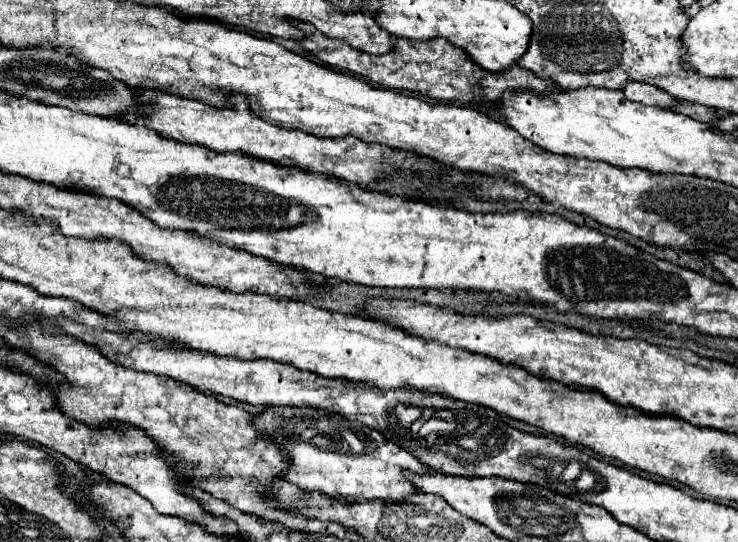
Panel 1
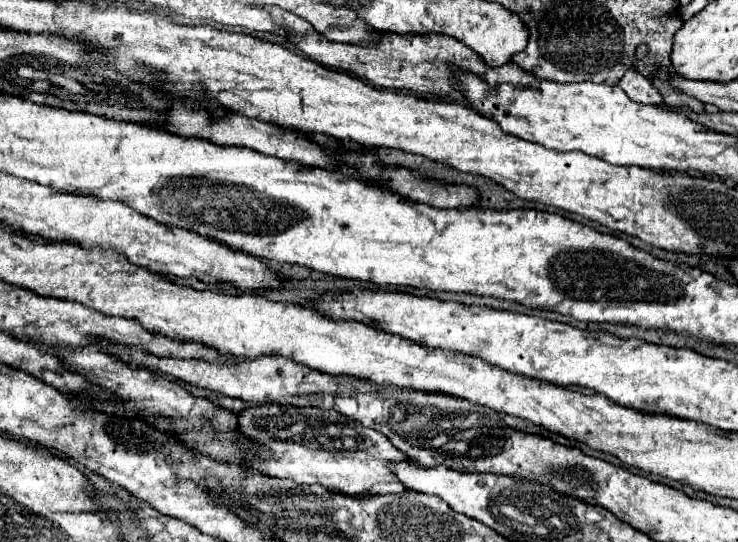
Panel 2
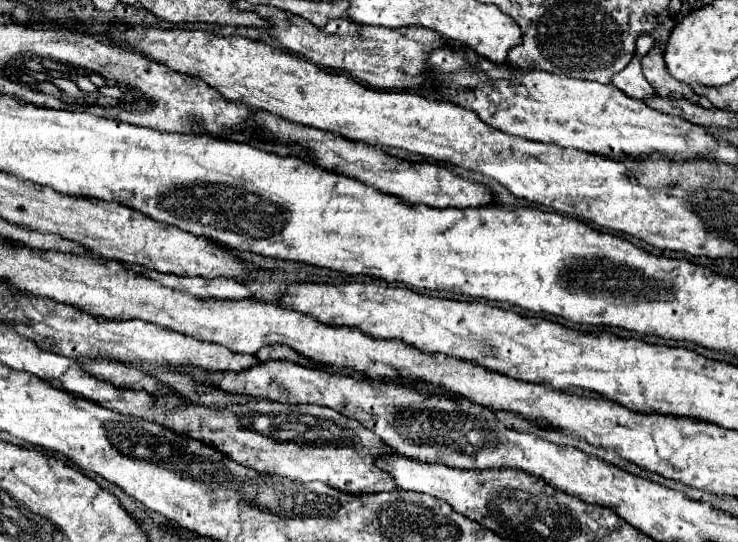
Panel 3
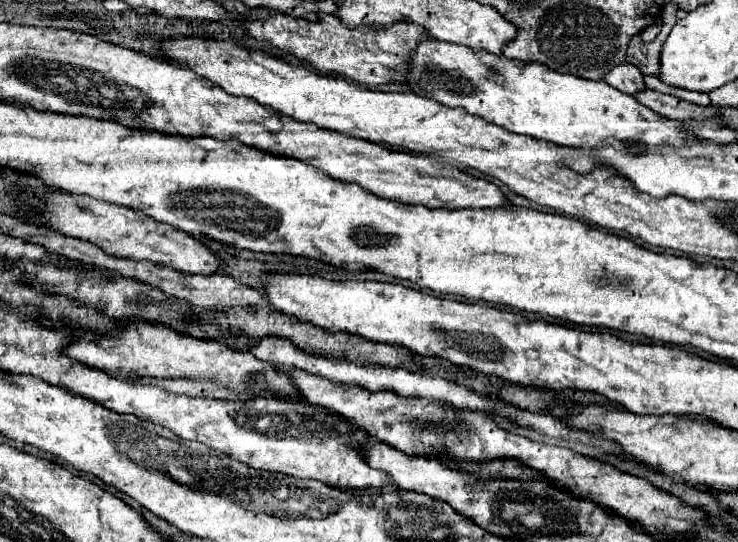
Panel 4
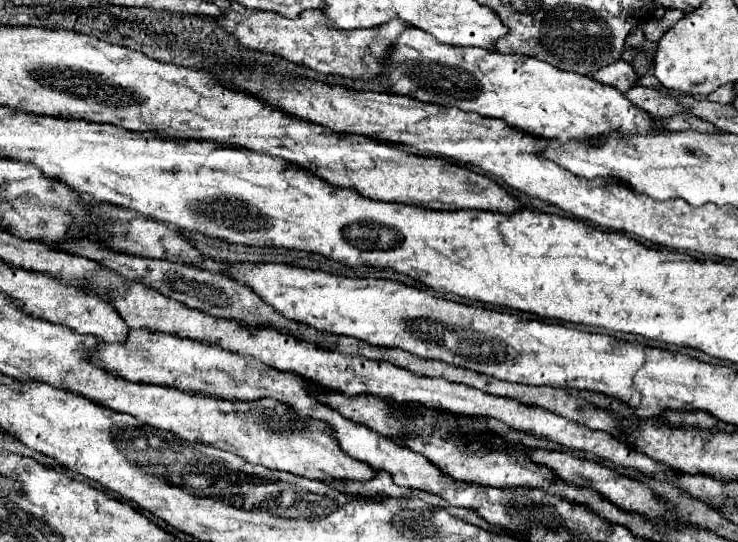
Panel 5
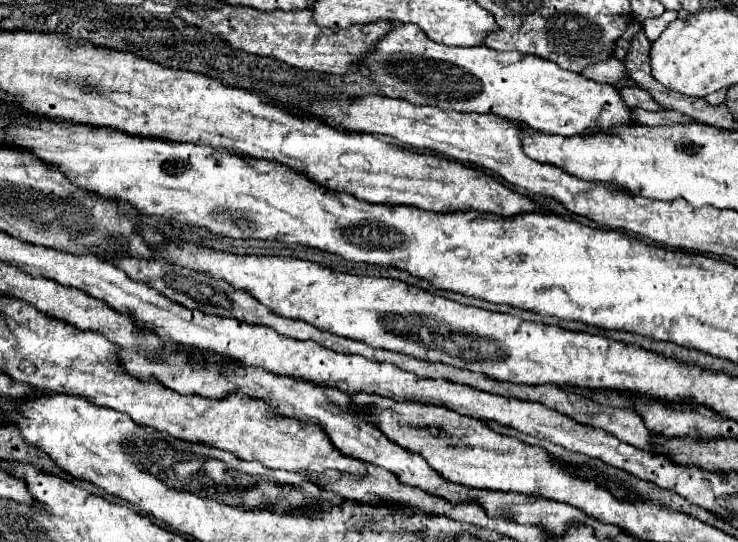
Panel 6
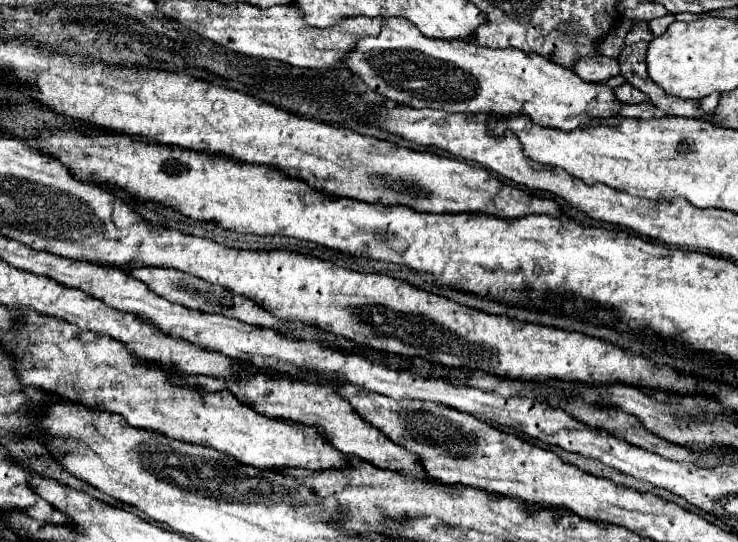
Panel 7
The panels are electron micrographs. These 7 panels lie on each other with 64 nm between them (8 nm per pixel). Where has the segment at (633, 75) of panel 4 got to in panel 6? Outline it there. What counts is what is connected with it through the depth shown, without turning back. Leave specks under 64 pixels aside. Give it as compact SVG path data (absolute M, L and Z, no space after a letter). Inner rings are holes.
M608 58L604 62L586 66L582 72L584 78L590 78L594 82L606 82L606 84L616 84L618 80L626 78L626 68L620 60L616 58Z

